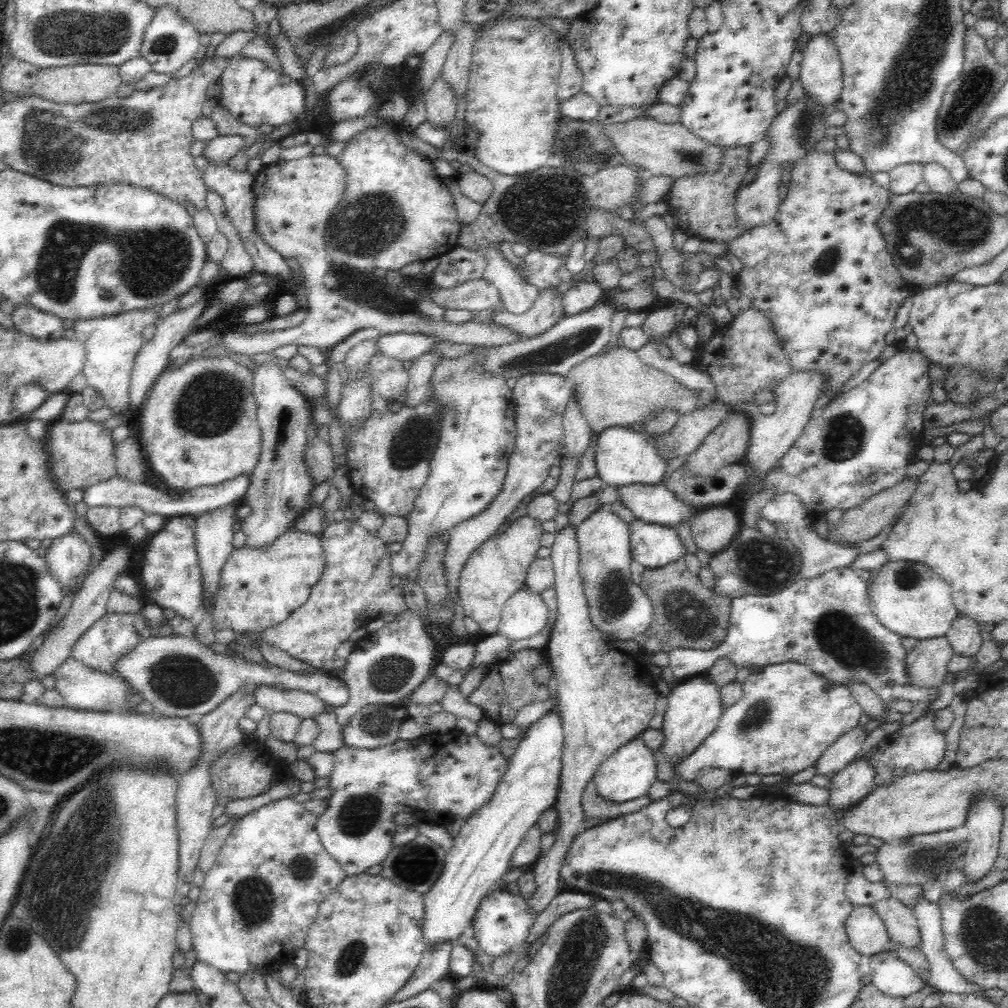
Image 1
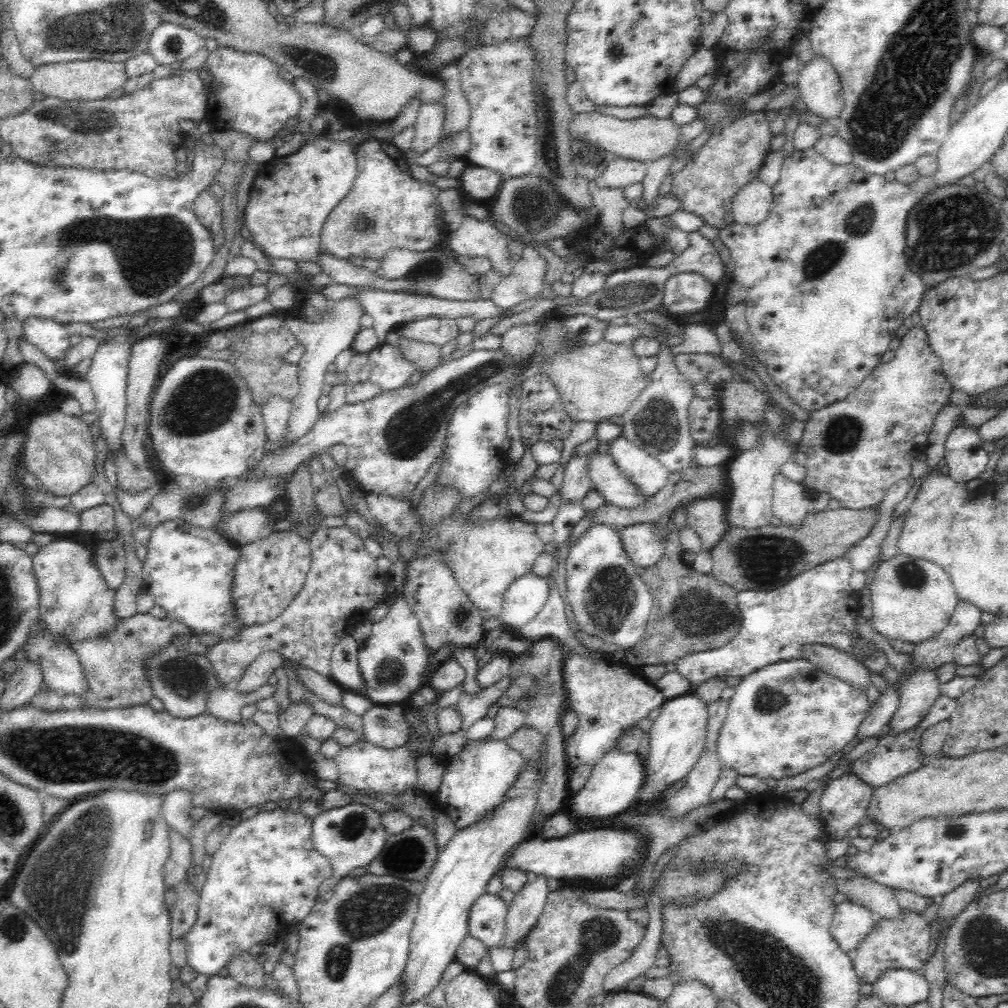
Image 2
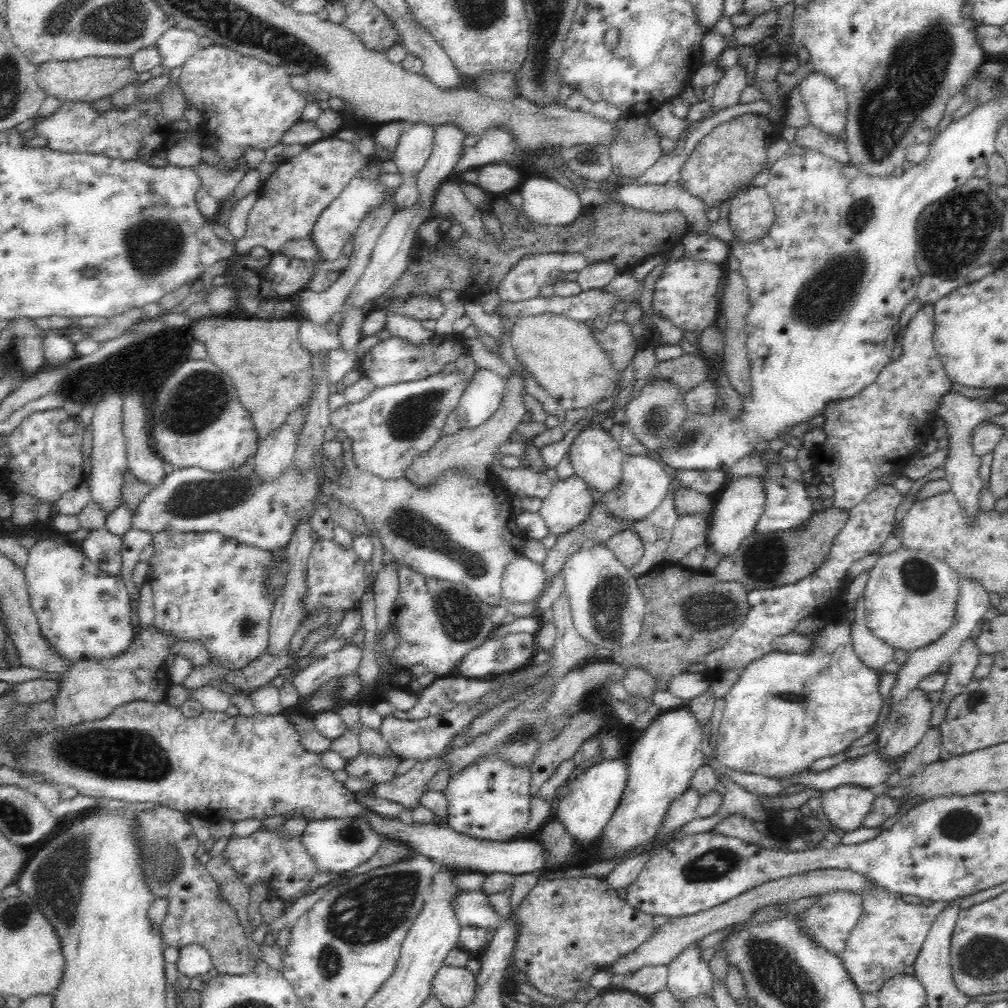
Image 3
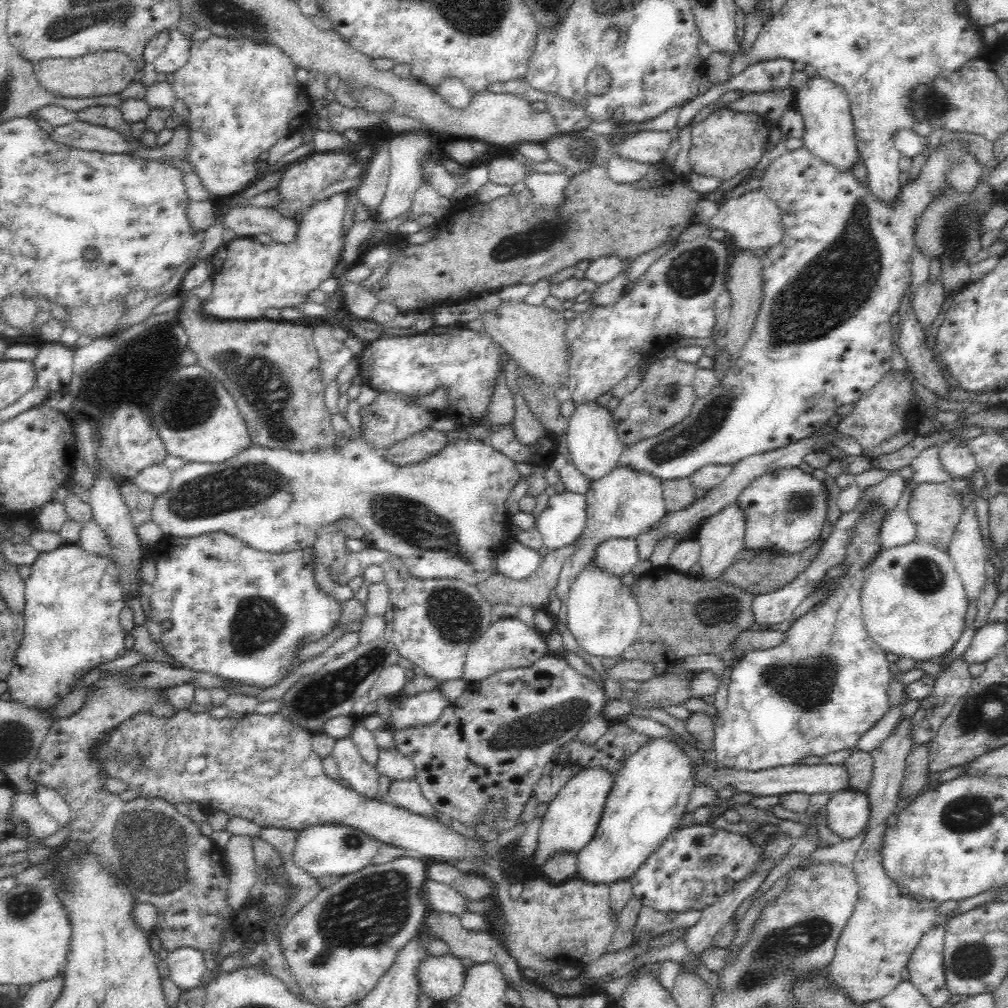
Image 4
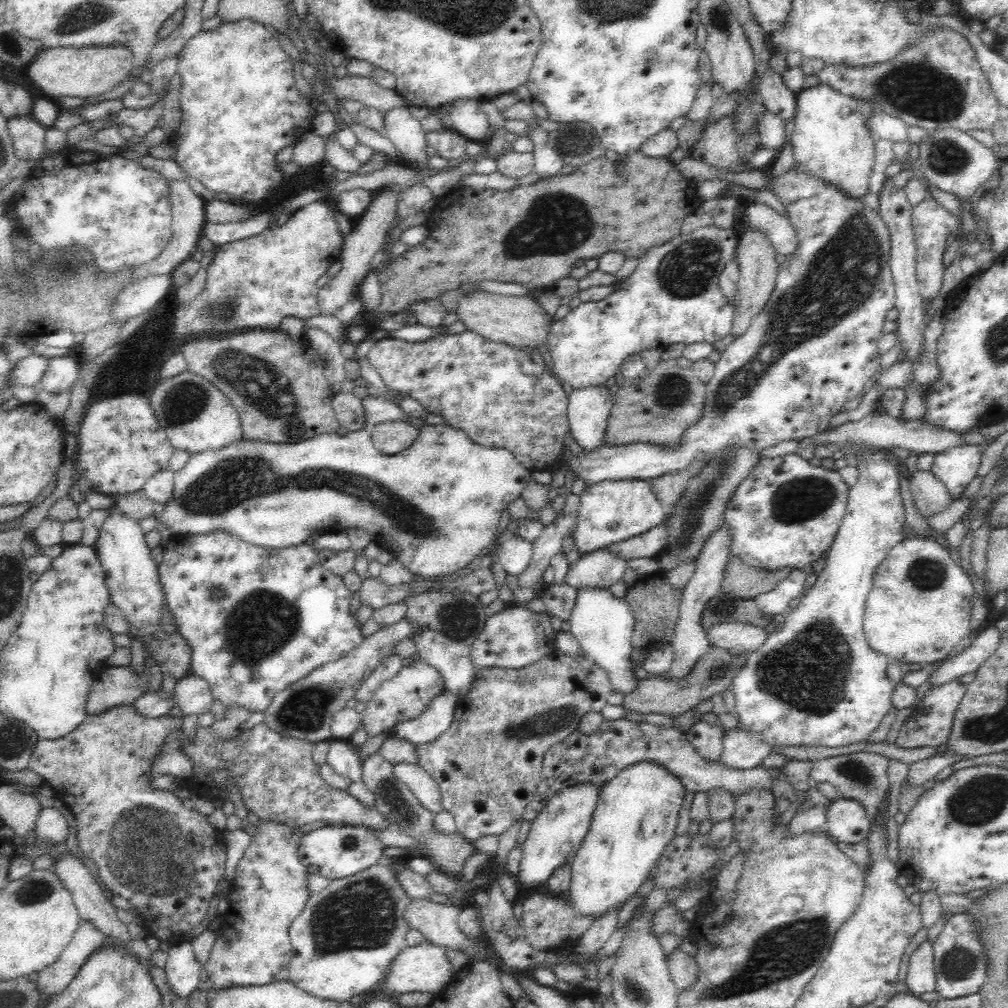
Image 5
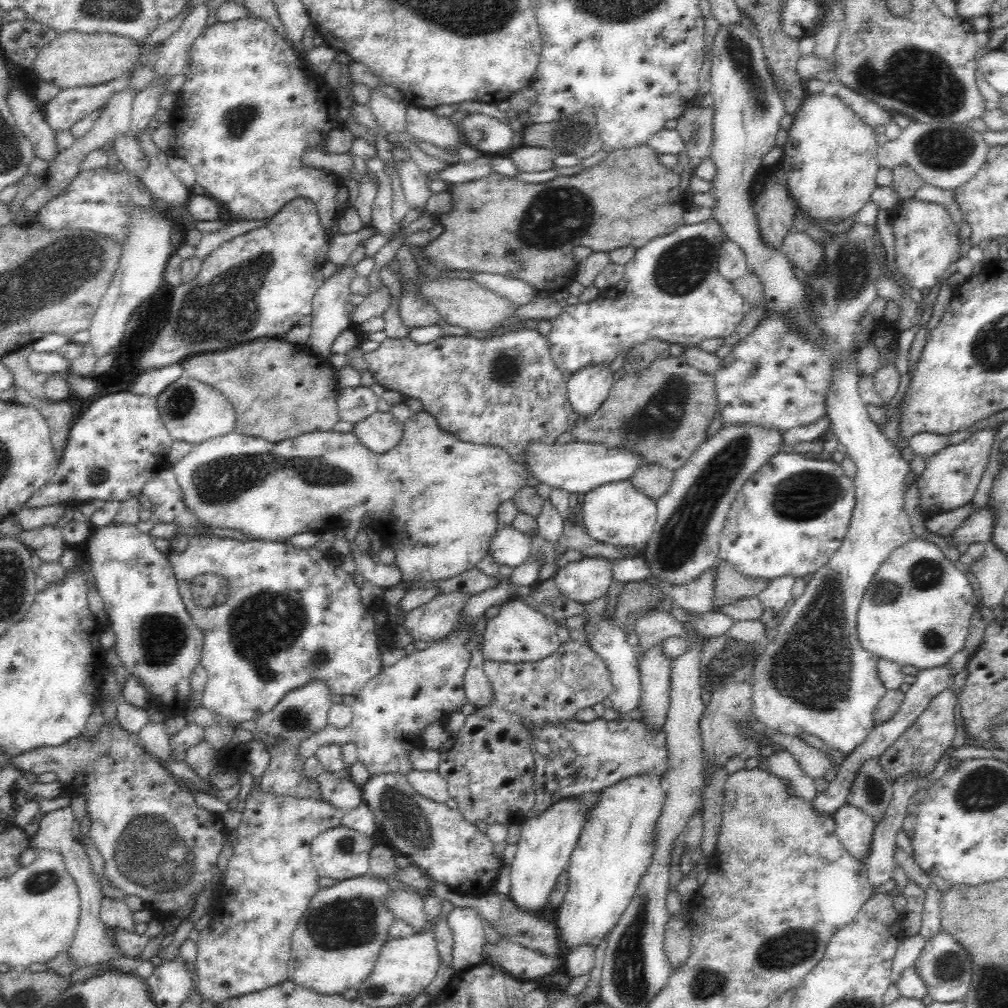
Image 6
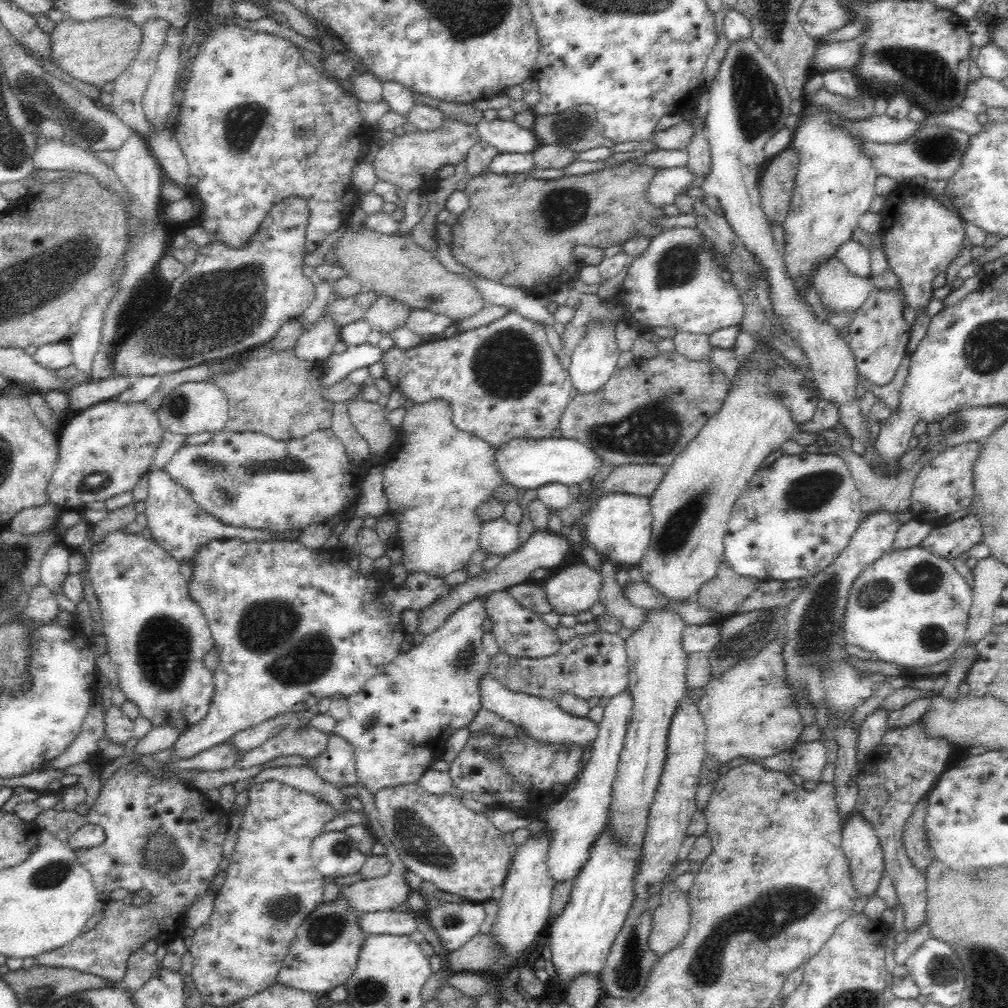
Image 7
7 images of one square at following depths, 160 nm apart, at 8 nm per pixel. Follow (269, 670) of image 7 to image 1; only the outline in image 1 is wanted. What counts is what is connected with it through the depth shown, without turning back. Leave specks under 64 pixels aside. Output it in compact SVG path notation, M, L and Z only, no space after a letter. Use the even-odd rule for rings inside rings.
M193 515L169 517L168 522L149 540L140 568L140 580L155 604L163 609L172 608L176 615L190 621L194 616L200 616L204 606L200 565L194 549L194 528Z

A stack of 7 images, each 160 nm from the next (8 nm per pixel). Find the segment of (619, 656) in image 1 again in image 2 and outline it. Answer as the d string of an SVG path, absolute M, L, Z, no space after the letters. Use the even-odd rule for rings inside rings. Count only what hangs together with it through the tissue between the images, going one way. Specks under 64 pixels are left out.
M567 647L567 652L563 657L562 672L562 688L567 691L568 708L576 713L578 719L575 732L564 738L568 769L578 768L578 766L593 766L594 768L596 764L600 764L600 760L604 760L606 754L610 754L618 747L618 741L626 730L647 718L651 710L661 707L665 701L662 692L645 678L641 667L615 662L614 658L608 658L603 662L595 661ZM531 876L524 888L509 903L504 938L500 946L510 948L516 944L516 940L527 936L544 910L548 894L550 891L547 877Z

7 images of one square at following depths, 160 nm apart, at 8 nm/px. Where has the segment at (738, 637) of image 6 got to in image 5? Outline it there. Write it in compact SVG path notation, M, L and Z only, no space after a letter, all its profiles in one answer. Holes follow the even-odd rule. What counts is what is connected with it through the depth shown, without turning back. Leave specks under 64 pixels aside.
M710 646L706 652L695 663L682 681L674 681L672 677L656 676L640 680L636 689L624 697L621 705L628 712L638 712L642 714L658 713L671 716L680 716L684 712L694 709L699 702L710 699L714 694L721 694L727 688L731 688L733 679L738 675L738 670L744 666L747 654L742 656L731 656L726 650L715 646Z

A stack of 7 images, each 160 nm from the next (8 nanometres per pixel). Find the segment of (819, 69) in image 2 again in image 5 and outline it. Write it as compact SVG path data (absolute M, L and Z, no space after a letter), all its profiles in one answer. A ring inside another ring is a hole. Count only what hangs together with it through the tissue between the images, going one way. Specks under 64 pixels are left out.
M818 83L808 88L802 88L796 95L795 124L792 134L792 149L794 149L794 161L796 165L806 171L808 175L818 177L826 183L842 189L854 199L863 198L869 190L869 177L875 163L875 142L866 118L860 112L862 102L860 99L842 94L827 84Z

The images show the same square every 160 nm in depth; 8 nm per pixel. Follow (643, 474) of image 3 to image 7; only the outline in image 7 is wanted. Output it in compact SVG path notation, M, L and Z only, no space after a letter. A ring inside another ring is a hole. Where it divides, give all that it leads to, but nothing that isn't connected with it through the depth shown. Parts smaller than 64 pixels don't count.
M622 492L602 494L590 504L586 514L586 538L597 552L614 561L616 565L636 566L644 556L651 540L653 518L649 497Z

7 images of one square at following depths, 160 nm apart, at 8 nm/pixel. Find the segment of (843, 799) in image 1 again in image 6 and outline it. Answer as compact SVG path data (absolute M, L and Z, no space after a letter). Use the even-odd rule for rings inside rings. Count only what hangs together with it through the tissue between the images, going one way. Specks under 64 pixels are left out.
M844 804L832 814L835 833L843 847L856 859L862 860L868 854L872 834L874 832L874 819L863 810Z

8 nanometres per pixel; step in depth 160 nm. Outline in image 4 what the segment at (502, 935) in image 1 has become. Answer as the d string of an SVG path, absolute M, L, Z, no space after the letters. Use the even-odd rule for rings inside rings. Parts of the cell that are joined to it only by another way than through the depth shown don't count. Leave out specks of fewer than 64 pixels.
M428 878L424 881L423 888L424 899L426 899L430 910L458 915L458 917L469 911L466 904L470 899L460 895L460 892L456 891L453 885Z

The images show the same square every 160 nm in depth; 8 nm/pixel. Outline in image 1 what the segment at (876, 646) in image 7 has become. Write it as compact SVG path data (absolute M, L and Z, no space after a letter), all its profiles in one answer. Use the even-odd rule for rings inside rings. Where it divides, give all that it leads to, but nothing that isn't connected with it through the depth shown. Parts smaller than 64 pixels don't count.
M907 560L885 562L871 582L868 595L878 621L901 637L920 641L944 636L959 616L949 584L922 563Z

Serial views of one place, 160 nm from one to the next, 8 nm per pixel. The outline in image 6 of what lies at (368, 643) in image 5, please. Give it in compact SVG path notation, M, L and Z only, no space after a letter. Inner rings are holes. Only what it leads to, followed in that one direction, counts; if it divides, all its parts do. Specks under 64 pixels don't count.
M466 593L436 595L430 602L406 612L404 629L416 641L438 642L452 632L468 599ZM322 679L308 682L304 687L296 688L284 696L270 712L262 714L255 721L257 728L270 736L278 738L300 738L306 740L319 730L330 728L328 720L330 707L334 704L330 685Z

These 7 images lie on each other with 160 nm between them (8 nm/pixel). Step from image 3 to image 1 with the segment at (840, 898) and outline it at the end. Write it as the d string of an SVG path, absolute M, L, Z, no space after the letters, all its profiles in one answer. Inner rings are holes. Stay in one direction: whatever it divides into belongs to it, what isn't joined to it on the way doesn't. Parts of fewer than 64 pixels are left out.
M872 905L855 906L846 923L851 945L862 955L873 955L891 948L884 919Z

